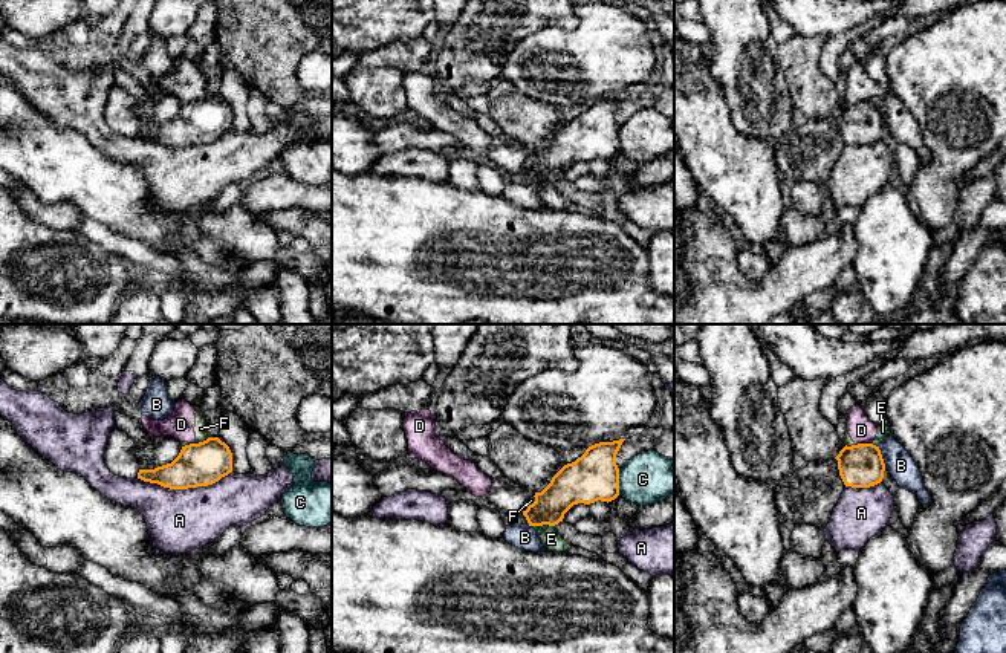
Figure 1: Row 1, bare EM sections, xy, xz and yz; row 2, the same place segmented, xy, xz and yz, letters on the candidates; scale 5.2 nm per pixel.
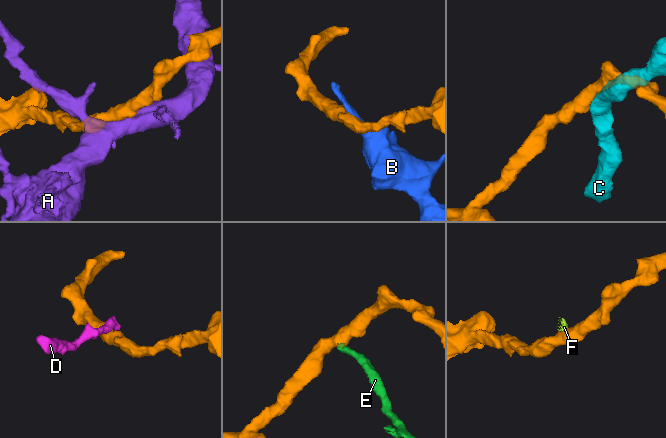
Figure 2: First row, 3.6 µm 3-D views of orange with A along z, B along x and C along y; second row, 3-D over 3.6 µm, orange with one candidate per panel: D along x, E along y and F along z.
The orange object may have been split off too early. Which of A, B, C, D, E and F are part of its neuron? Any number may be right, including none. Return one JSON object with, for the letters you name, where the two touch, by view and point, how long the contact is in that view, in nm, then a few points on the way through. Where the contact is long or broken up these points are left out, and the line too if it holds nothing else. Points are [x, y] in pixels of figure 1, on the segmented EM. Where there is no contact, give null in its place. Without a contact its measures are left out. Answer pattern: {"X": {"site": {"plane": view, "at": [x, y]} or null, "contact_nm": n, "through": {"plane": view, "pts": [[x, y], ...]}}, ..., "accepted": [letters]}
{"accepted": []}

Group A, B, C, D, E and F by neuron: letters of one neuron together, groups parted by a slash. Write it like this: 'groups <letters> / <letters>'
groups A / B / C / D E F

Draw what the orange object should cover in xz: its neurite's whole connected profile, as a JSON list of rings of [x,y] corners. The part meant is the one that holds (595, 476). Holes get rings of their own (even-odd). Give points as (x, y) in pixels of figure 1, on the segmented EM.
[[[624,440],[595,443],[575,462],[564,465],[523,511],[529,526],[555,526],[578,503],[615,500],[619,495],[616,454]]]

